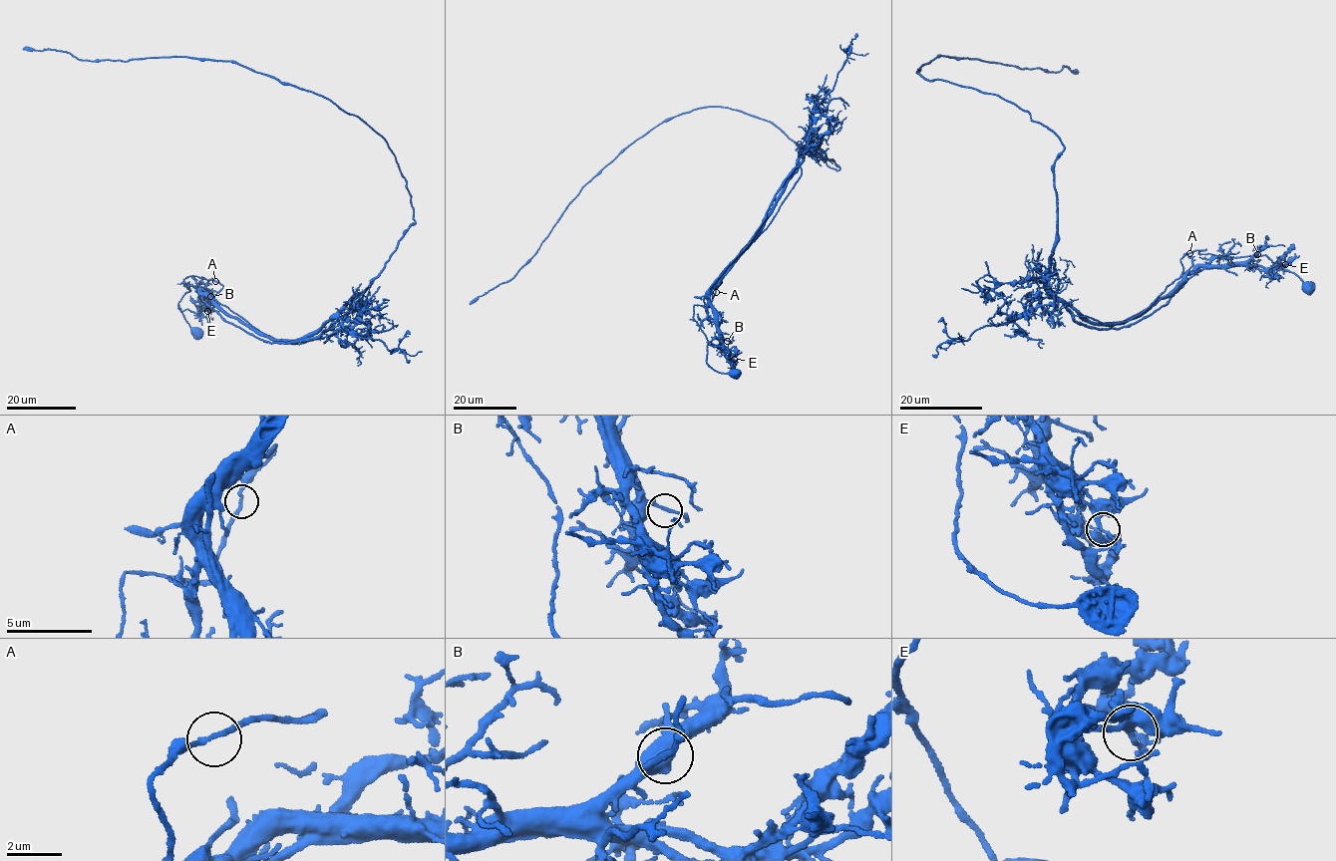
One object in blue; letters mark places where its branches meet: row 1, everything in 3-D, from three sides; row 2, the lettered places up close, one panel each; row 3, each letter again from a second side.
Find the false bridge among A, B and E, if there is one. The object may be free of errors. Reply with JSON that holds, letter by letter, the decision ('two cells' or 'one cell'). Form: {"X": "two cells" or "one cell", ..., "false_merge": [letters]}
{"A": "one cell", "B": "one cell", "E": "two cells", "false_merge": ["E"]}

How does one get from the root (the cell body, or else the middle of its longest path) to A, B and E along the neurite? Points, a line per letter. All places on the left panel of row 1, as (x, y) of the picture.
A: (408, 189), (415, 222), (383, 270), (304, 338), (264, 336), (217, 301), (222, 286), (215, 281)
B: (408, 189), (415, 222), (383, 270), (311, 335), (290, 342), (263, 336), (205, 296), (199, 297), (210, 296)
E: (408, 189), (415, 222), (381, 273), (318, 331), (278, 341), (201, 294), (207, 311)

